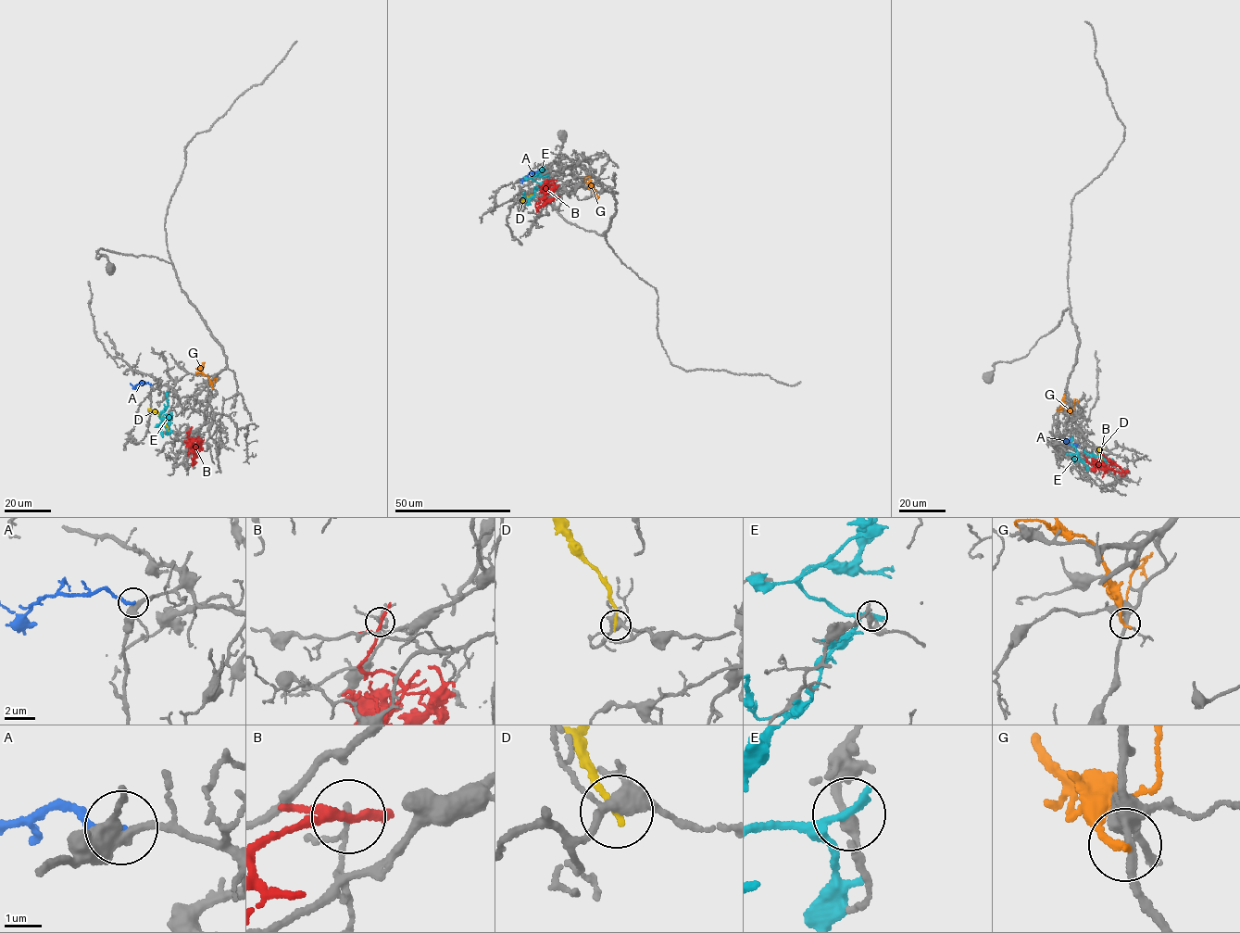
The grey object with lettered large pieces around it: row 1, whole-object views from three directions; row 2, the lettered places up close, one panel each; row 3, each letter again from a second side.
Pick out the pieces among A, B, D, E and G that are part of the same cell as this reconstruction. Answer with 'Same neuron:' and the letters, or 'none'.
Same neuron: A

